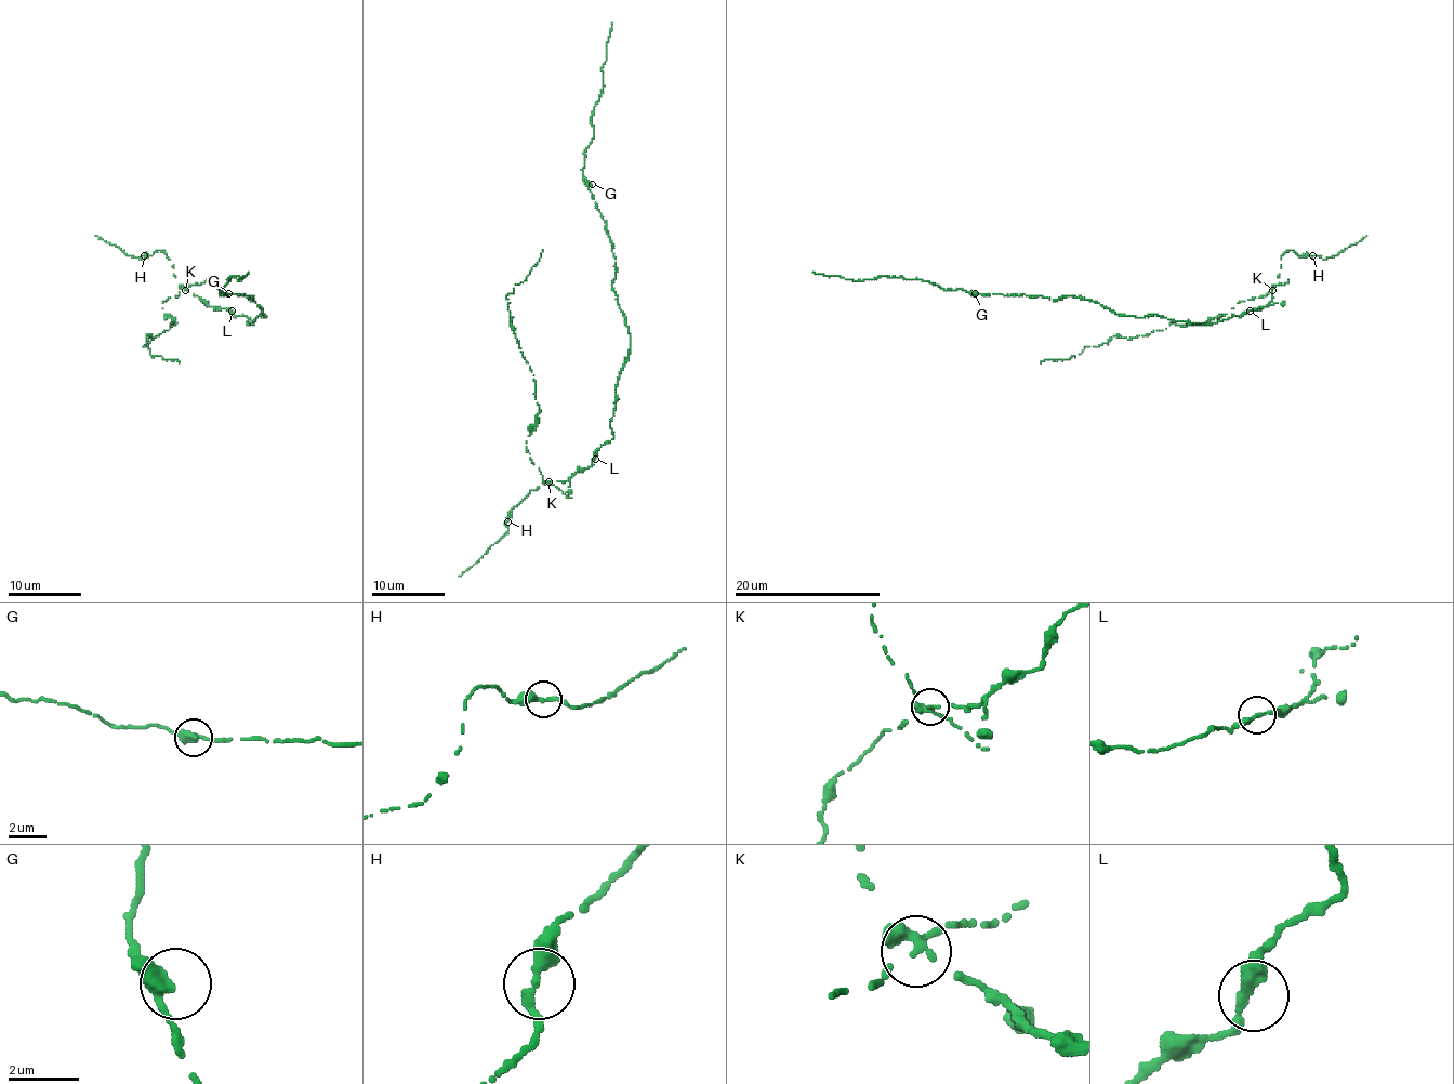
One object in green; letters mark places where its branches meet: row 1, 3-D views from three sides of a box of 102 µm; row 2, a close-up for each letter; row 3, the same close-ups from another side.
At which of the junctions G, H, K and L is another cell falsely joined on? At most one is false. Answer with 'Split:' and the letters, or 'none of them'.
Split: K

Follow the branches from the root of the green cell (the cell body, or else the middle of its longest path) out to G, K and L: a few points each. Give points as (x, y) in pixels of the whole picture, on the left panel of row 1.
G: (250, 325), (260, 314), (266, 316), (248, 298), (252, 295), (252, 300), (242, 293), (228, 293)
K: (250, 325), (247, 322), (250, 319), (247, 316), (236, 316), (226, 308), (213, 308), (184, 290)
L: (250, 325), (247, 322), (250, 319), (247, 316), (236, 316), (232, 311)

